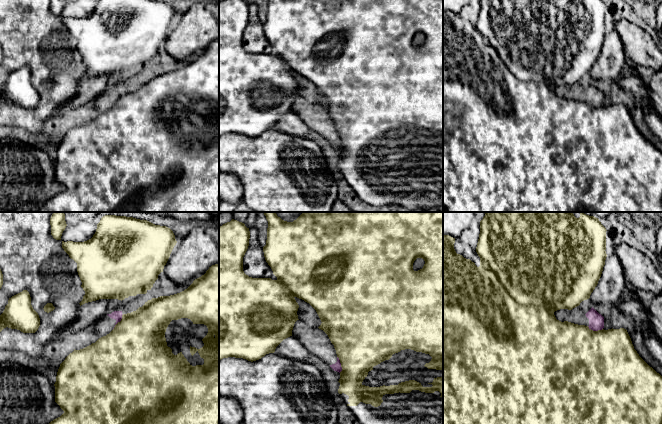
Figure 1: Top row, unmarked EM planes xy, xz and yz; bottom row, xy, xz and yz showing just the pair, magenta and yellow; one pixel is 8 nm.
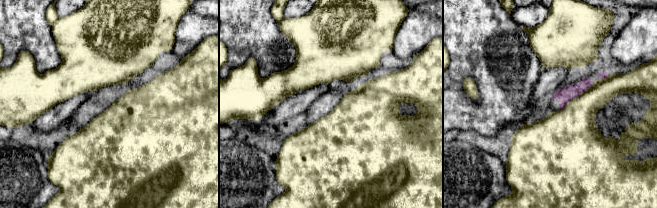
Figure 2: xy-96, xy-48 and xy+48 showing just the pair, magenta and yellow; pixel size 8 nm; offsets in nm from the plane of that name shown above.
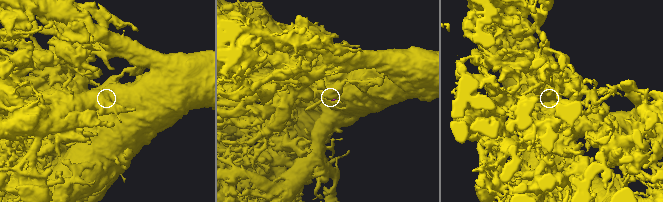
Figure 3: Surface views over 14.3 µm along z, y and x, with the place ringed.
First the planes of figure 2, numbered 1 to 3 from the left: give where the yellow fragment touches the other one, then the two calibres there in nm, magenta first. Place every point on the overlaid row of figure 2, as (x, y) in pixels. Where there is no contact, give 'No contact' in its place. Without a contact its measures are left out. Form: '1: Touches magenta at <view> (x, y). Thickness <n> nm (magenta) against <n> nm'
1: No contact
2: No contact
3: Touches magenta at xy+48 (576, 96). Thickness 130 nm (magenta) against 340 nm

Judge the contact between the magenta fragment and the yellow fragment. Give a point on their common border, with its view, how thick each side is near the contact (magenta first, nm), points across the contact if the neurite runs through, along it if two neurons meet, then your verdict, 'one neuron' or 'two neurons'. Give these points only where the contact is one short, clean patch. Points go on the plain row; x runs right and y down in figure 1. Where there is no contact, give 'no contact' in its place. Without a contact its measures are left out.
meets magenta in xz at (340, 140); 70 nm thick on the magenta side, 440 nm on the other; two neurons

